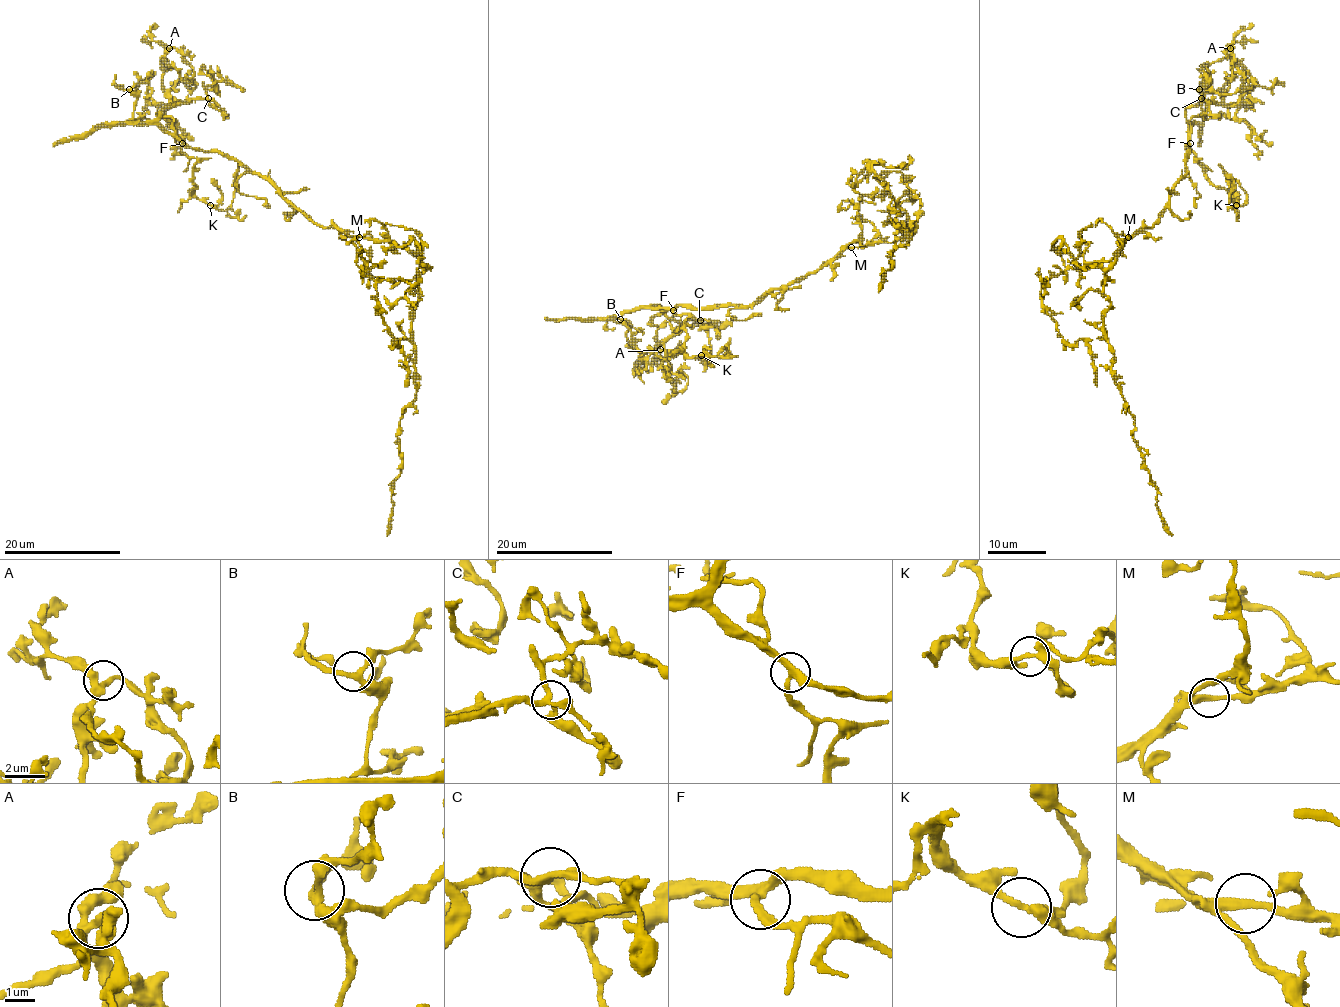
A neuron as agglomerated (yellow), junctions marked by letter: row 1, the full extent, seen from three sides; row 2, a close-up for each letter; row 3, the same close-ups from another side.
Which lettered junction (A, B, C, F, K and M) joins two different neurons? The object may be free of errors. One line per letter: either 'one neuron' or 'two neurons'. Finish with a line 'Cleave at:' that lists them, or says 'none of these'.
A: one neuron
B: one neuron
C: one neuron
F: one neuron
K: one neuron
M: one neuron
Cleave at: none of these

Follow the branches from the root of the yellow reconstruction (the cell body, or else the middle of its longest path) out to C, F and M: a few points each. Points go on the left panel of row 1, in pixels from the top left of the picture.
C: (341, 228), (316, 225), (262, 177), (217, 152), (188, 148), (158, 121), (158, 115), (167, 107), (208, 98)
F: (341, 228), (316, 225), (267, 180), (248, 171), (236, 161), (217, 152), (195, 151), (182, 143)
M: (341, 228), (349, 236), (359, 237)

